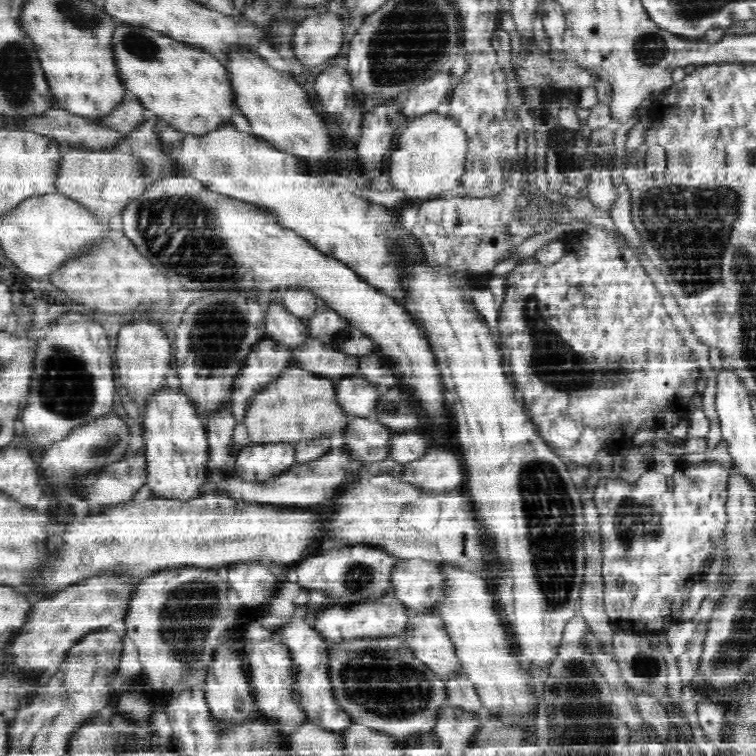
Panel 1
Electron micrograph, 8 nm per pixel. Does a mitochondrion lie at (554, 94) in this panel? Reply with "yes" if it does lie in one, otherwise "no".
no

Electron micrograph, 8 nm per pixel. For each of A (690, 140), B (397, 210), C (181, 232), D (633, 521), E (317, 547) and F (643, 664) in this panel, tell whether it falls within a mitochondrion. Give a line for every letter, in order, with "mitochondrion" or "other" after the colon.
A: other
B: other
C: mitochondrion
D: mitochondrion
E: other
F: mitochondrion

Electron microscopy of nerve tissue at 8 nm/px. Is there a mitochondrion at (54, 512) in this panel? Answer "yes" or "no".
no

